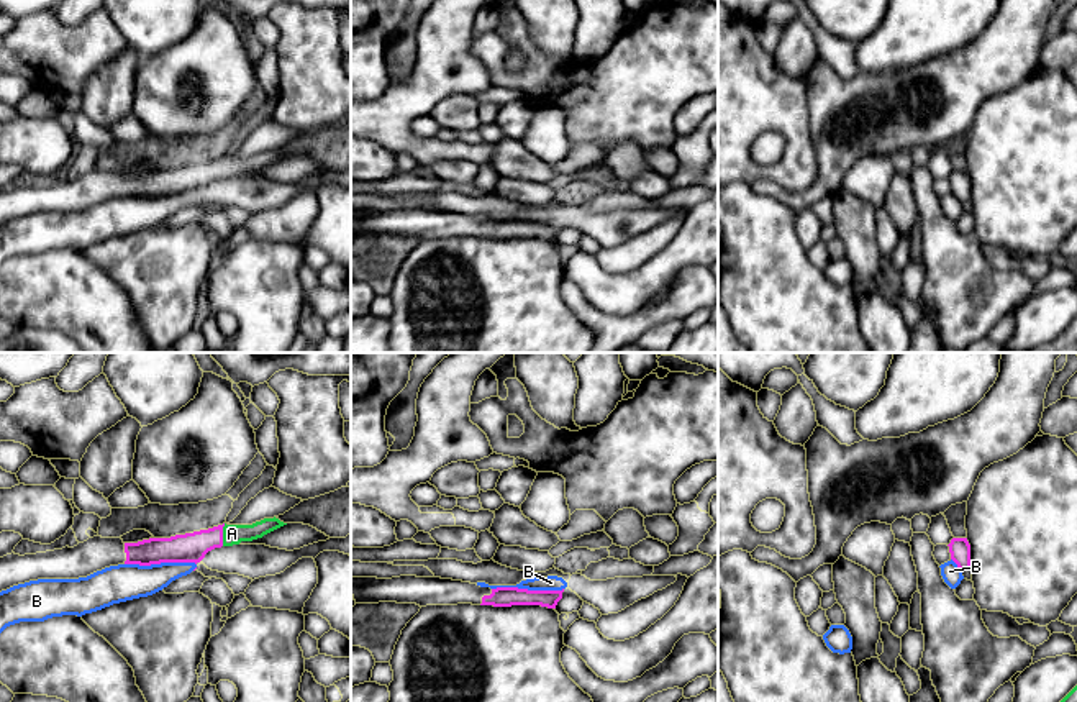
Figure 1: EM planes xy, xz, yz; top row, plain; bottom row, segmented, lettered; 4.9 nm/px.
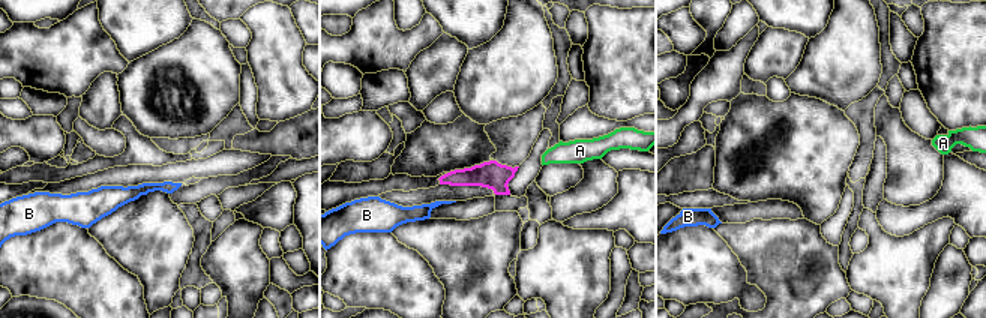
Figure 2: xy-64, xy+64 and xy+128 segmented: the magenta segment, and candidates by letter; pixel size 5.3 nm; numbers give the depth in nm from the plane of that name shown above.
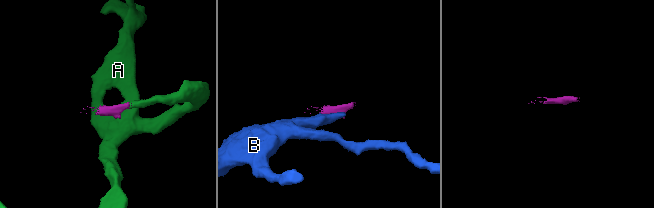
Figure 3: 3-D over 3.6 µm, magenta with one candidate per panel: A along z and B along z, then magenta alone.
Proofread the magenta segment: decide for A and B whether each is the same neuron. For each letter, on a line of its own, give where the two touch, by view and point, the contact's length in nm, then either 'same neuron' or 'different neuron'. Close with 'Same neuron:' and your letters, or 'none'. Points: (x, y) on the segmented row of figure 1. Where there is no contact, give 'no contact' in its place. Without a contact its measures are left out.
A: xy (222, 535) | 110 nm | same neuron
B: xy (163, 561) | 360 nm | different neuron
Same neuron: A

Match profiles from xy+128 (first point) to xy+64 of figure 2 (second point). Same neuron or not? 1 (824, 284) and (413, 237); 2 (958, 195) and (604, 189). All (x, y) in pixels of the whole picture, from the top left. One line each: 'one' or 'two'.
1: one
2: two

